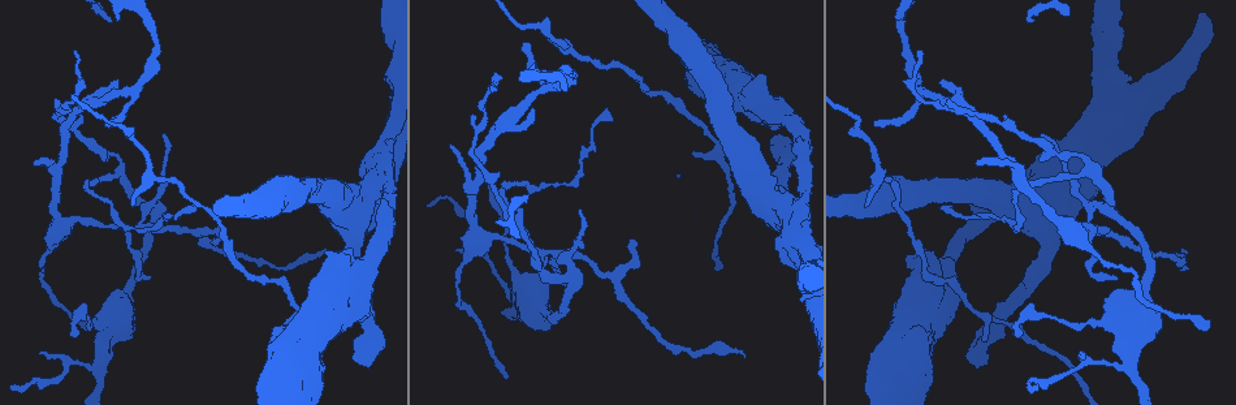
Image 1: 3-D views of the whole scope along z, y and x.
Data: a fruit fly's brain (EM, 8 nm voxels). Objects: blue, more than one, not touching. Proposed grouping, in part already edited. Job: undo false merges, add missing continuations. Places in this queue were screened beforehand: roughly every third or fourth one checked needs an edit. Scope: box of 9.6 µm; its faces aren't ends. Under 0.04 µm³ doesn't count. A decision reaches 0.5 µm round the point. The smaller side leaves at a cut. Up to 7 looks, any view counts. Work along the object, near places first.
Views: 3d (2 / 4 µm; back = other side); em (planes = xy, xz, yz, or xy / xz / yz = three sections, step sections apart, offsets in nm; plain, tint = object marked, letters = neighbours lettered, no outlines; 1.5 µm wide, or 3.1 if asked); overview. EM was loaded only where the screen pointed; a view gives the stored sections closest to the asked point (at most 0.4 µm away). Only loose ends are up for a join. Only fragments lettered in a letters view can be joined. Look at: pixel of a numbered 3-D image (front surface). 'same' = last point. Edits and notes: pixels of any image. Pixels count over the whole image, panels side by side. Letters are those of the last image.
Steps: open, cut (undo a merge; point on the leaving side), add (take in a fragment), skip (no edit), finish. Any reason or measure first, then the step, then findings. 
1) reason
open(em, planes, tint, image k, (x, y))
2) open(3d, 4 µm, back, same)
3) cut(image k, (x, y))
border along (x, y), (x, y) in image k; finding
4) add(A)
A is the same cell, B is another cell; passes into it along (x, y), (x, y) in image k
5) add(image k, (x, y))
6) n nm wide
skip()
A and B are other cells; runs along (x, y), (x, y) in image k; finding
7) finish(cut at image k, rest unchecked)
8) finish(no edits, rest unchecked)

sharp bend
open(em, planes, letters, image 1, (501, 192))

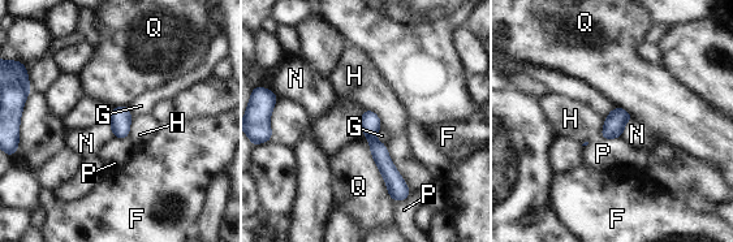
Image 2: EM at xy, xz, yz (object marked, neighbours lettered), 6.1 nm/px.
skip()
F, G, H, N, P and Q are other cells; runs along (367, 113), (393, 194) in image 2; all the same cell

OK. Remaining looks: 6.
tapers out
open(em, xy, step 8, tint, image 1, (216, 239))

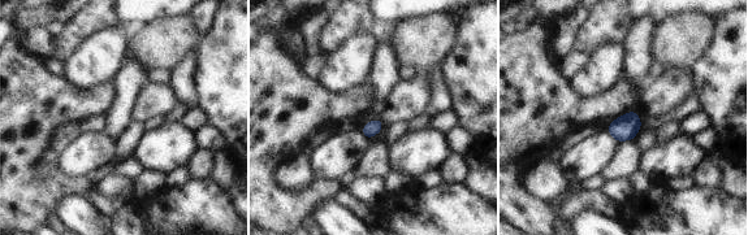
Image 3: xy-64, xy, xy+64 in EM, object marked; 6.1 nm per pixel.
open(em, planes, letters, same)

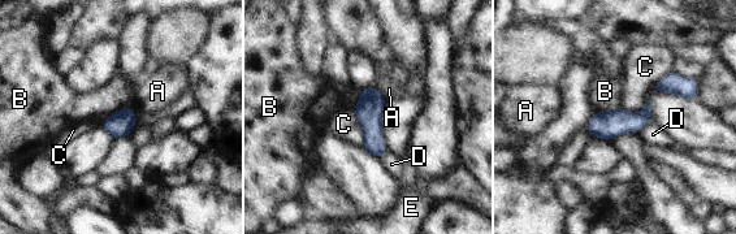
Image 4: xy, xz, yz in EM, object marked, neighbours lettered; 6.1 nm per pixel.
150 nm wide
skip()
A, B, C, D and E are other cells; border along (353, 111), (364, 131), (363, 144) in image 4; no lettered fragment goes on from it

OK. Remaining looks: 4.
tapers out
open(3d, 4 µm, image 1, (134, 203))

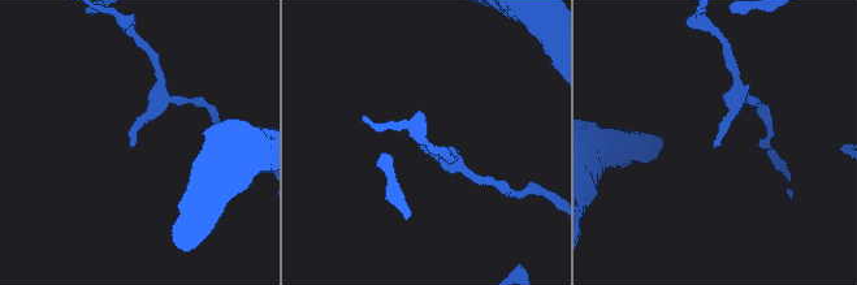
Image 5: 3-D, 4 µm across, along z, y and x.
now the EM
open(em, planes, letters, image 5, (131, 146))

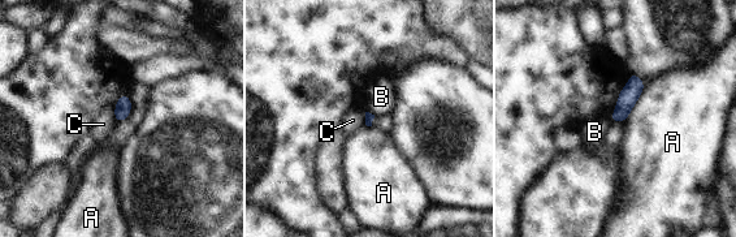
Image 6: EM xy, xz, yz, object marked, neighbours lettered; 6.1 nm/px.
skip()
A, B and C are other cells; border along (113, 108), (116, 121) in image 6; none of them fits

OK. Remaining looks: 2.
finish(no edits, rest unchecked)

